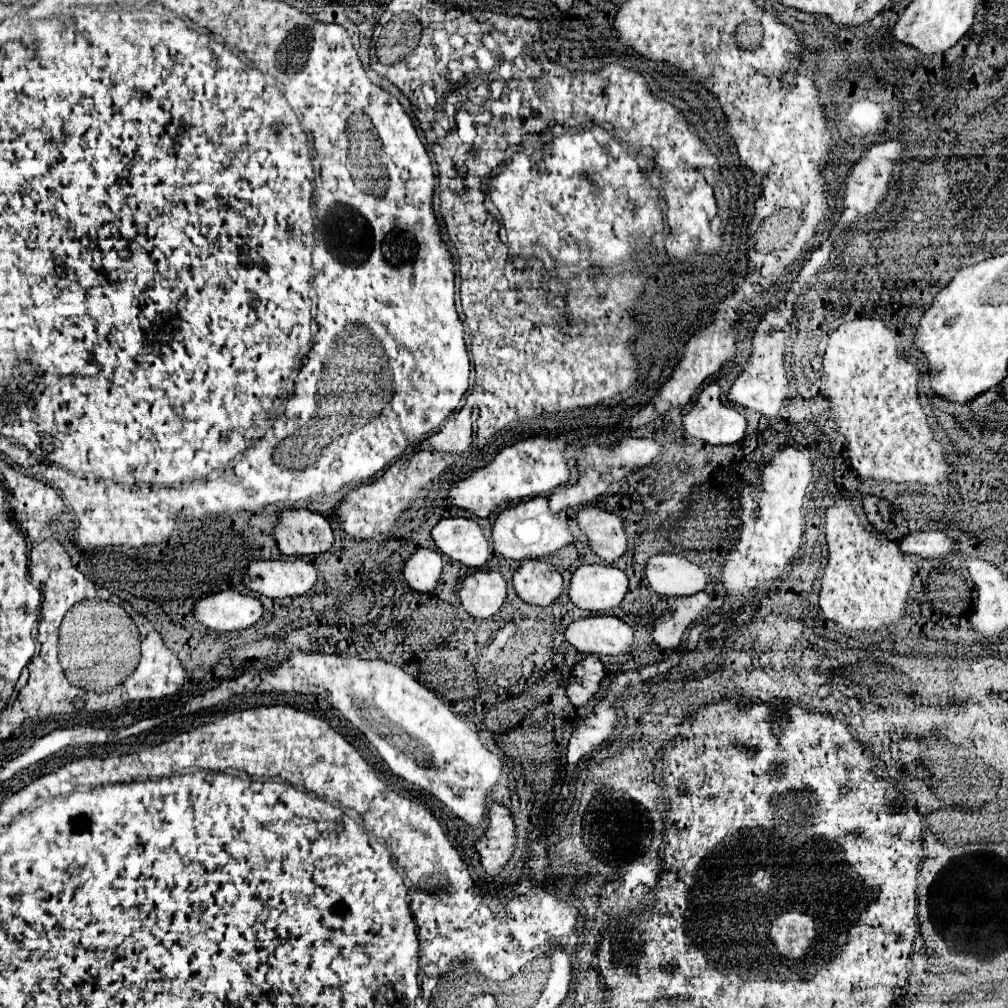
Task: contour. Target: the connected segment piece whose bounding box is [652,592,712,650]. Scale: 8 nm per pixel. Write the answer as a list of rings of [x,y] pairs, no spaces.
[[[698,592],[694,596],[682,596],[672,602],[672,606],[654,622],[652,638],[664,650],[674,650],[680,646],[686,628],[702,618],[702,610],[708,608],[712,596]]]

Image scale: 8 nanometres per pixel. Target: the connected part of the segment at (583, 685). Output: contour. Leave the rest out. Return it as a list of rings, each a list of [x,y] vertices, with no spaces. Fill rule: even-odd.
[[[586,656],[580,664],[574,666],[568,682],[568,698],[576,708],[586,706],[596,698],[600,684],[606,676],[604,664],[596,656]]]

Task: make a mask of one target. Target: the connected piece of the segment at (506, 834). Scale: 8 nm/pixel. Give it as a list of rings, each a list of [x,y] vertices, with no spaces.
[[[490,806],[490,828],[478,840],[476,850],[482,858],[482,868],[488,874],[498,874],[504,870],[506,862],[512,860],[516,850],[516,826],[506,806]]]

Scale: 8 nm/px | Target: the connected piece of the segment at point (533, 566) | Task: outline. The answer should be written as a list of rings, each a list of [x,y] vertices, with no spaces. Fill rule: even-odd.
[[[528,558],[514,572],[514,588],[524,602],[548,606],[562,594],[562,576],[552,564]]]

